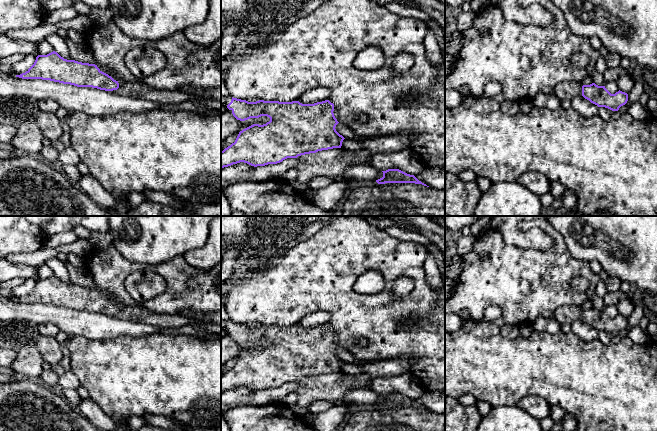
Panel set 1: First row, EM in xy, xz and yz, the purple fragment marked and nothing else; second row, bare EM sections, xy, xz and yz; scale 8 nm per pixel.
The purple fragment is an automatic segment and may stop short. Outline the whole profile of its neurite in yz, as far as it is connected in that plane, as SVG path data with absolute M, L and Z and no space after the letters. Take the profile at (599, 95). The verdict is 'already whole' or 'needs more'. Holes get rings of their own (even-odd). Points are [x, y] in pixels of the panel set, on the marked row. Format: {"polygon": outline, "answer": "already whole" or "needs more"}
{"polygon": "M577 81L561 82L554 89L554 94L560 101L583 96L598 107L605 107L612 111L618 111L628 101L628 94L620 90L615 94L611 94L605 86L598 86L595 83L583 85Z", "answer": "needs more"}

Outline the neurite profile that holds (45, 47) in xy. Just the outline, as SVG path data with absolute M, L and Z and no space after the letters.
M43 40L40 43L38 43L38 47L39 47L39 54L40 55L47 55L47 54L54 51L53 46L49 42L47 42L46 40Z

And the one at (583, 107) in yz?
M583 96L574 97L571 100L571 107L580 116L590 118L598 114L599 107Z

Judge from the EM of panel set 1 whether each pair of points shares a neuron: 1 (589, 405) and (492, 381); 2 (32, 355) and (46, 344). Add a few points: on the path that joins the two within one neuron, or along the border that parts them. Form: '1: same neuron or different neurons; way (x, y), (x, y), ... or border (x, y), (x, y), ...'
1: same neuron; way (565, 390), (556, 383), (516, 381)
2: different neurons; border (33, 343), (42, 358), (41, 373)

